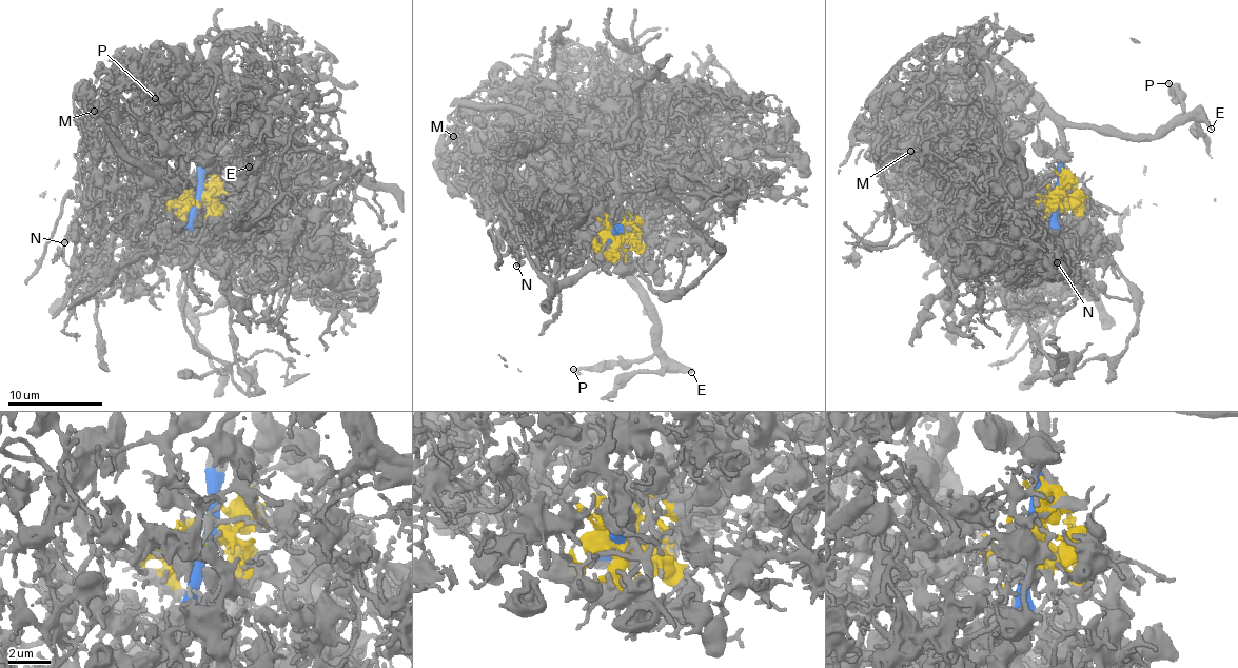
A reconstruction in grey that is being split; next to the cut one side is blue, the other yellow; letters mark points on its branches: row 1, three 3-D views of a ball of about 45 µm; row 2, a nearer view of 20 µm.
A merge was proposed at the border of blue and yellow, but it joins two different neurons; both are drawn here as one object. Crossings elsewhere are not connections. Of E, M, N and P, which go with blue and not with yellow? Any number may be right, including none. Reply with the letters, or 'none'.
E, P

